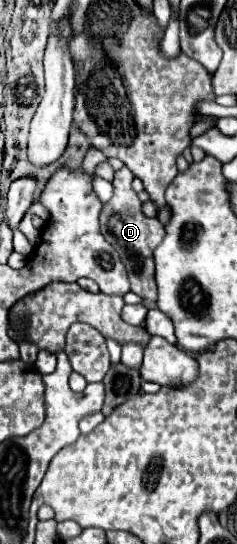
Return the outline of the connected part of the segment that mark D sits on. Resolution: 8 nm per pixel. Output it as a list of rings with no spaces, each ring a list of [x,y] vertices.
[[[122,167],[114,177],[114,197],[104,203],[100,213],[100,229],[104,239],[120,253],[130,279],[130,291],[140,295],[146,303],[156,303],[156,281],[154,281],[154,249],[162,243],[166,231],[158,219],[150,219],[142,213],[142,201],[132,189],[132,171]]]

